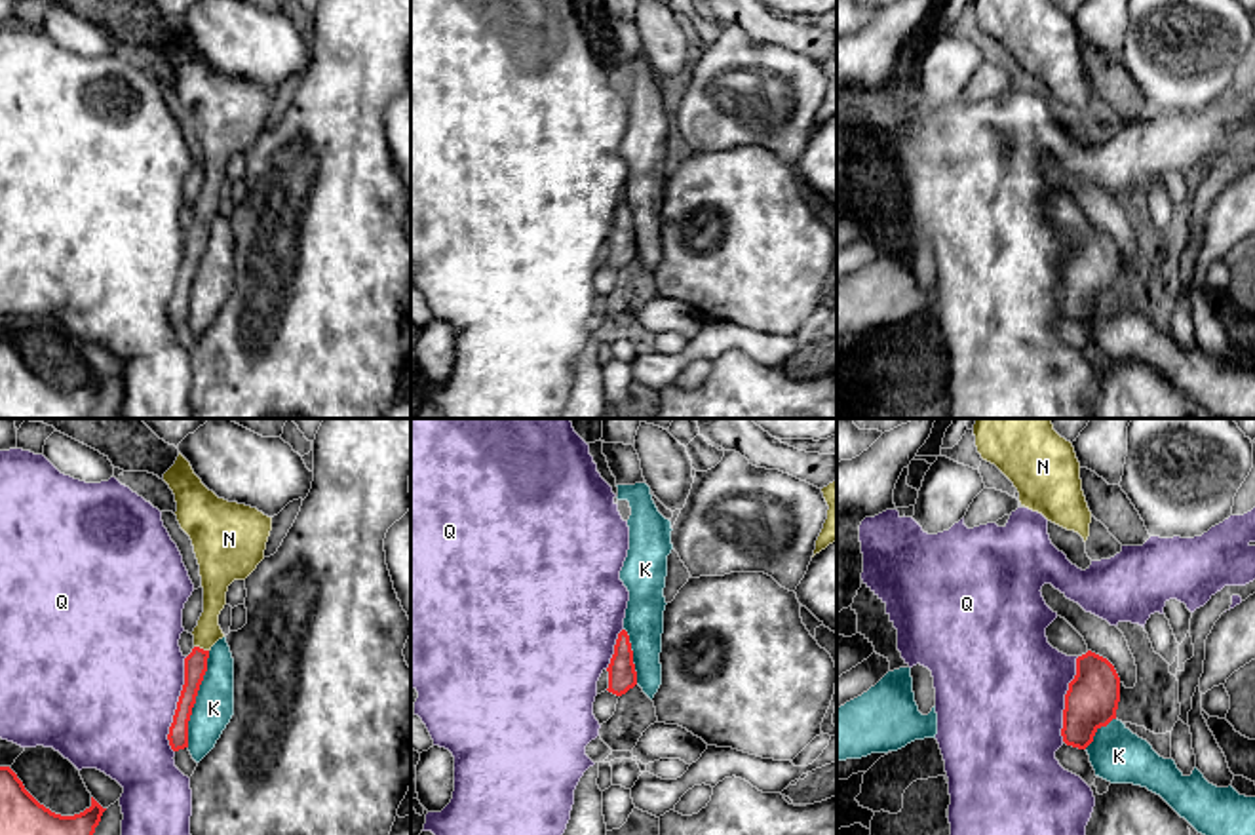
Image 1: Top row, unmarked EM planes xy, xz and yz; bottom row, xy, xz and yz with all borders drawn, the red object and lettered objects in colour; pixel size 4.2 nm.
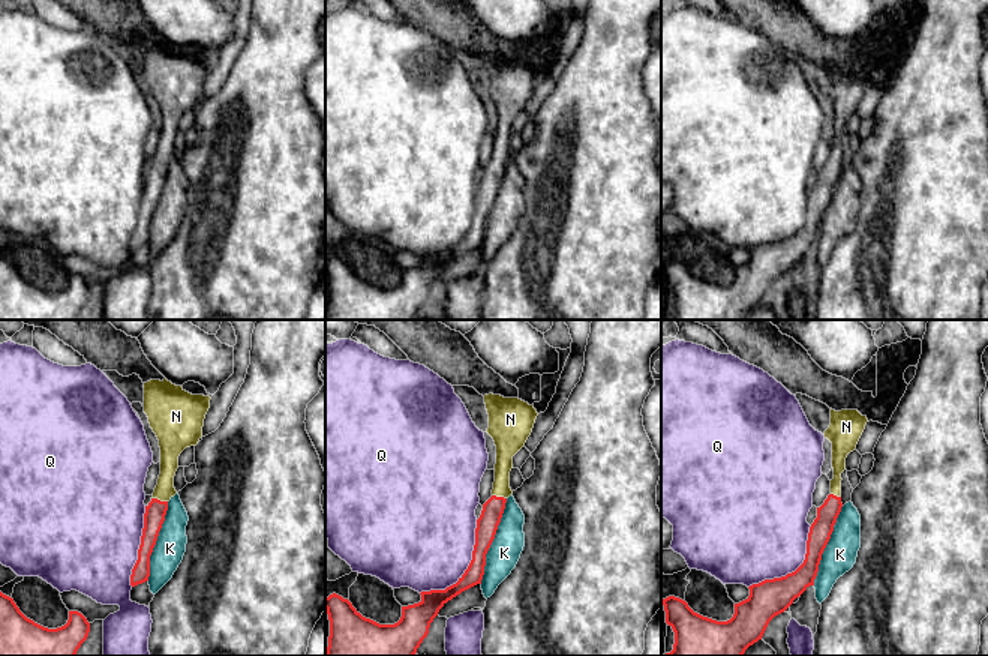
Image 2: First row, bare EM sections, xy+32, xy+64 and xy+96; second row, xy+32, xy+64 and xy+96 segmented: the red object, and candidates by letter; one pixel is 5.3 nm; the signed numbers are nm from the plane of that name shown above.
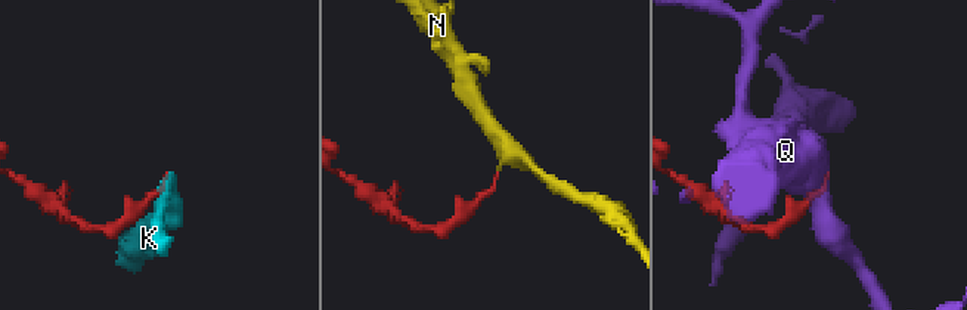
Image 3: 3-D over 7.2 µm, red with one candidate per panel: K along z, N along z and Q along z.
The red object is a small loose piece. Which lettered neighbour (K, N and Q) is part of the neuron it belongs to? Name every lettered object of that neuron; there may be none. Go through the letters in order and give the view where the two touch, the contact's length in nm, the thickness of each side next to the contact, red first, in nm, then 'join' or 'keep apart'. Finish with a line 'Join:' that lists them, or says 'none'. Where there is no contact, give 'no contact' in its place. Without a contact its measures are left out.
K: xy | 420 nm | 100/170 nm | keep apart
N: xy | 70 nm | 100/110 nm | join
Q: xy | 420 nm | 100/500 nm | keep apart
Join: N

